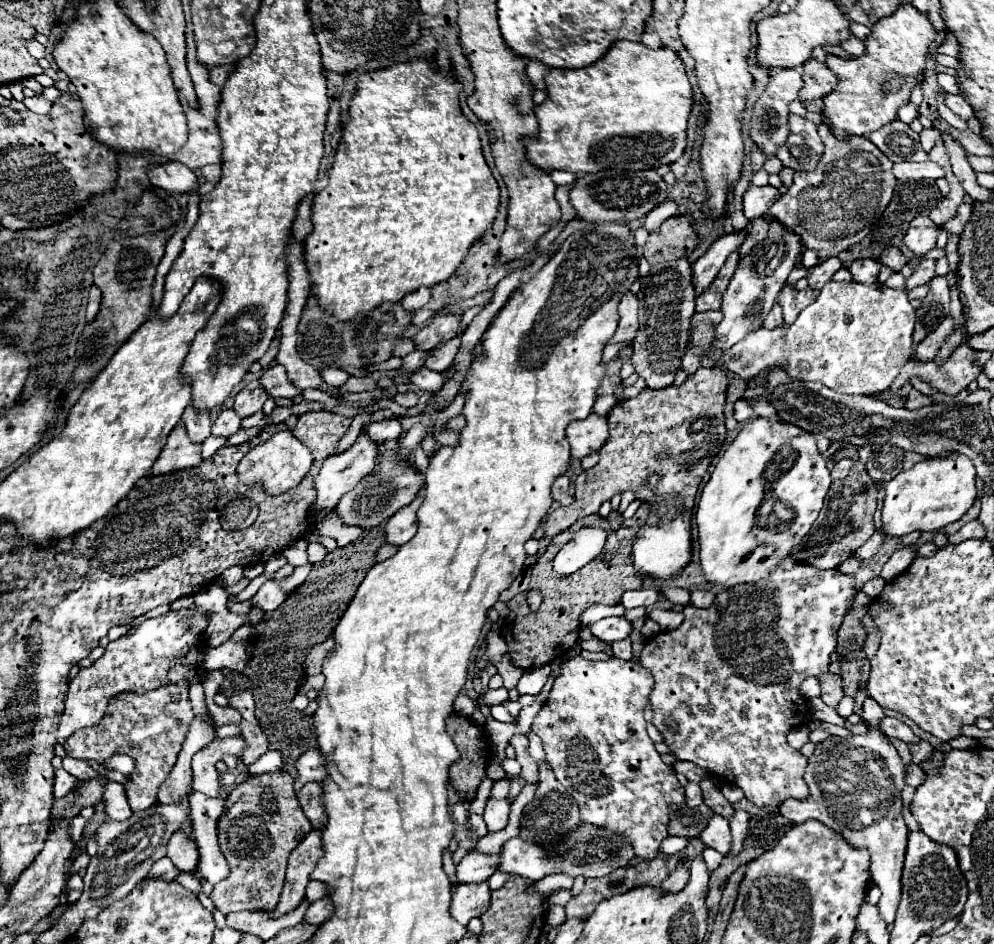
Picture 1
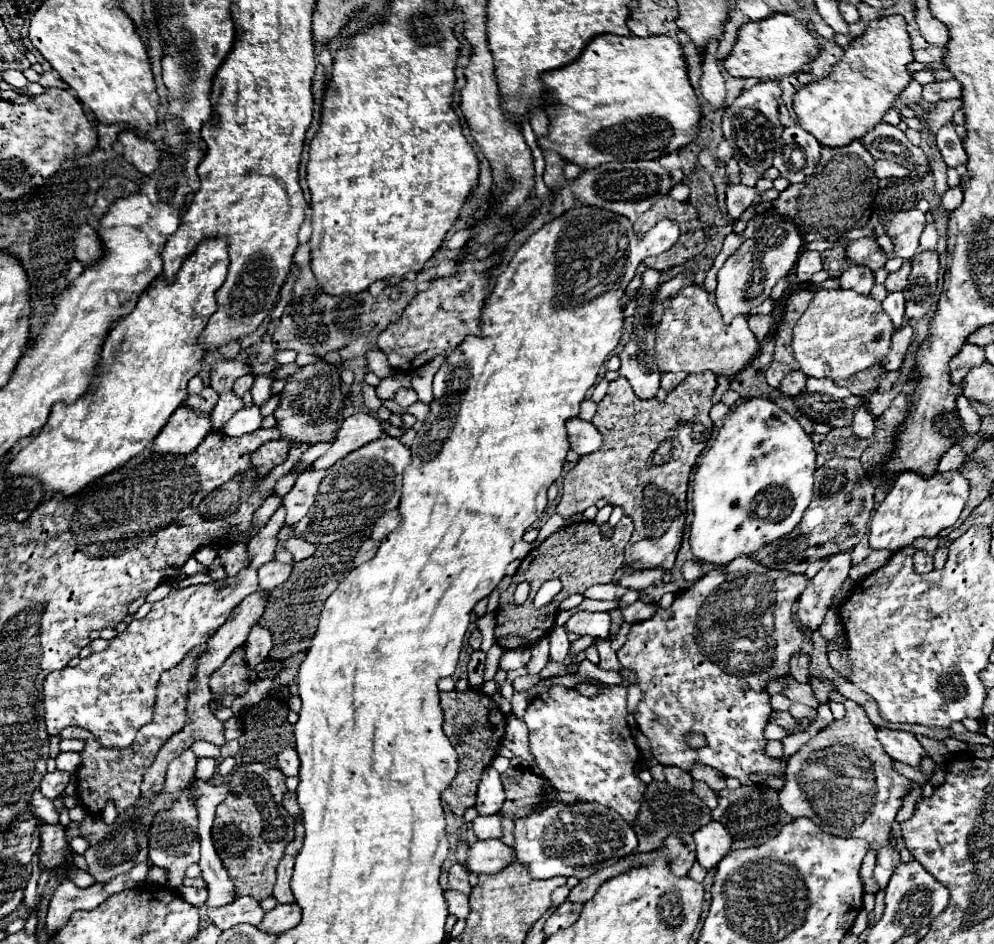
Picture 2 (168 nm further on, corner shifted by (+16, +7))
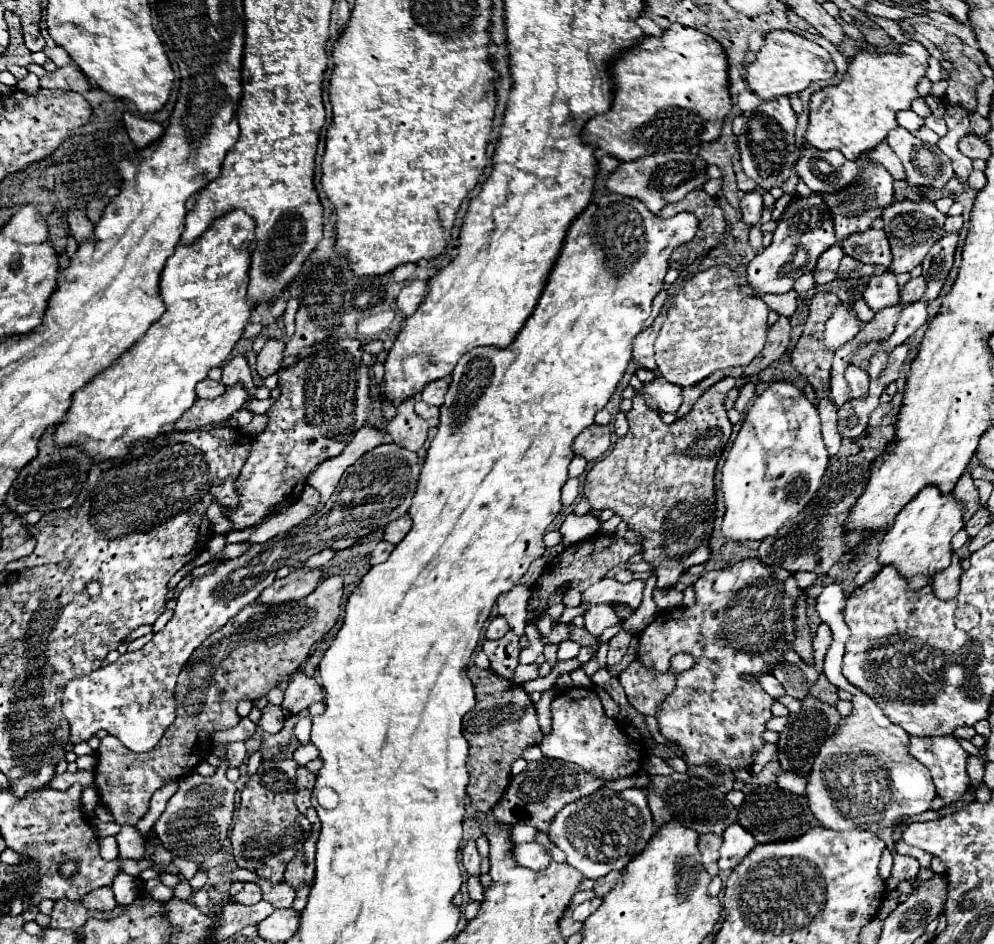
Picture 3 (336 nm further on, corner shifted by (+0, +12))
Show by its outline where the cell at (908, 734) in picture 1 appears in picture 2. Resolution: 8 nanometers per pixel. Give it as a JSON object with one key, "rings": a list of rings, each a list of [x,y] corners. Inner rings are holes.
{"rings":[[[880,729],[878,739],[886,753],[900,763],[906,763],[914,769],[922,769],[922,759],[928,757],[926,749],[920,745],[920,741],[906,731],[890,731],[890,729]]]}

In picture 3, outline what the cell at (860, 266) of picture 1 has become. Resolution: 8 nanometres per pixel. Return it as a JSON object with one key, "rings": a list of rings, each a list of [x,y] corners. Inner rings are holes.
{"rings":[[[890,270],[872,274],[872,280],[868,280],[868,286],[864,288],[864,298],[874,312],[900,302],[900,288],[896,284],[896,276]]]}

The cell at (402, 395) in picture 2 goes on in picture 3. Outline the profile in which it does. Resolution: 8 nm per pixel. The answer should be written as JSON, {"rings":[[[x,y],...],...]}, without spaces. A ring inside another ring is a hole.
{"rings":[[[440,378],[436,382],[430,382],[424,390],[422,390],[422,400],[426,404],[432,404],[432,406],[442,406],[444,402],[444,394],[448,390],[448,384],[450,384],[450,378]]]}

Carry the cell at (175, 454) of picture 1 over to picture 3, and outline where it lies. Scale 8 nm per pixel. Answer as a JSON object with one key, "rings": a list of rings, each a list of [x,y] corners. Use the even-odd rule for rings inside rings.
{"rings":[[[232,386],[226,390],[226,394],[214,398],[214,400],[196,400],[194,406],[174,424],[174,430],[180,432],[192,432],[192,430],[204,430],[208,426],[218,426],[230,418],[244,406],[246,392],[242,386]]]}

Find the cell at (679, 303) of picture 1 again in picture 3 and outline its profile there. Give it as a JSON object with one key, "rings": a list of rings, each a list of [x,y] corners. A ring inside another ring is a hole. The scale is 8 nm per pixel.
{"rings":[[[658,374],[654,376],[652,382],[644,382],[644,392],[652,396],[658,402],[660,412],[676,412],[682,404],[682,394],[680,386],[664,382]]]}

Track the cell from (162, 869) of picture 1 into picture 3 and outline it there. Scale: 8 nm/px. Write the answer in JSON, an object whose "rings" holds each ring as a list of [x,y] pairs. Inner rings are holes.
{"rings":[[[102,886],[100,890],[92,890],[92,894],[86,894],[82,898],[82,904],[90,910],[98,910],[98,912],[112,912],[118,904],[114,900],[112,888],[110,886]]]}

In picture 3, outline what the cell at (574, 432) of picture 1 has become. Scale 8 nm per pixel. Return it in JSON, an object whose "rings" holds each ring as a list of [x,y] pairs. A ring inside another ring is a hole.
{"rings":[[[592,424],[588,426],[588,430],[584,430],[576,440],[574,440],[574,452],[584,456],[586,460],[596,460],[600,458],[608,446],[610,446],[610,438],[612,438],[612,430],[610,426],[600,426],[600,424]]]}

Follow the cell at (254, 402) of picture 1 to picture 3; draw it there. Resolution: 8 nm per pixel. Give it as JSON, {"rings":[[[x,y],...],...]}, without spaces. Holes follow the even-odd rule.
{"rings":[[[270,340],[262,352],[258,354],[258,360],[256,360],[256,372],[258,376],[262,378],[268,378],[272,376],[274,372],[280,370],[280,362],[282,362],[282,352],[284,352],[284,342],[280,340]]]}

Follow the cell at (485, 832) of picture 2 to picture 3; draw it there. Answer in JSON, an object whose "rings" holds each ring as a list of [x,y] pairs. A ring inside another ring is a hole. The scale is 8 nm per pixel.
{"rings":[[[514,824],[510,826],[510,840],[512,842],[532,842],[536,834],[536,828],[528,824]]]}

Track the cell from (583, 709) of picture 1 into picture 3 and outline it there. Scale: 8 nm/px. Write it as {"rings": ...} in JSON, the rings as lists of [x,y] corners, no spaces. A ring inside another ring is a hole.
{"rings":[[[570,688],[552,700],[552,732],[540,742],[540,750],[548,758],[560,758],[582,766],[588,774],[604,780],[628,778],[636,774],[646,756],[644,746],[628,736],[614,718],[604,714],[602,702],[590,688]]]}

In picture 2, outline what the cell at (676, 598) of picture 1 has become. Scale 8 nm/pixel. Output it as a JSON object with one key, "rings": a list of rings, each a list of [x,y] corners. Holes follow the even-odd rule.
{"rings":[[[648,569],[648,571],[636,571],[630,575],[622,575],[616,583],[628,589],[636,589],[636,591],[644,591],[648,587],[652,587],[656,581],[662,581],[664,569]]]}

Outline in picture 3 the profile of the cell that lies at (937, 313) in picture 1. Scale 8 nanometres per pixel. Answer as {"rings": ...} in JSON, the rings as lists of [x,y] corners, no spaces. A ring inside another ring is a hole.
{"rings":[[[946,234],[926,254],[926,258],[922,262],[922,276],[928,282],[928,288],[924,294],[926,302],[934,302],[938,298],[938,294],[950,274],[956,244],[958,244],[958,234]]]}

